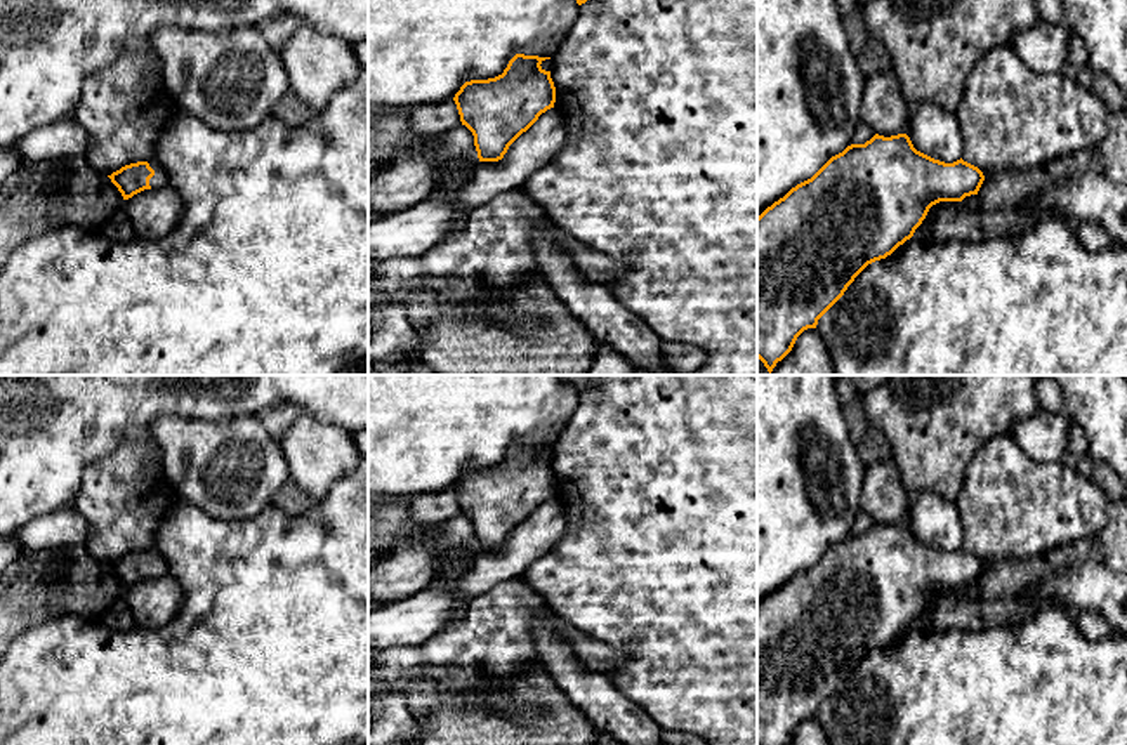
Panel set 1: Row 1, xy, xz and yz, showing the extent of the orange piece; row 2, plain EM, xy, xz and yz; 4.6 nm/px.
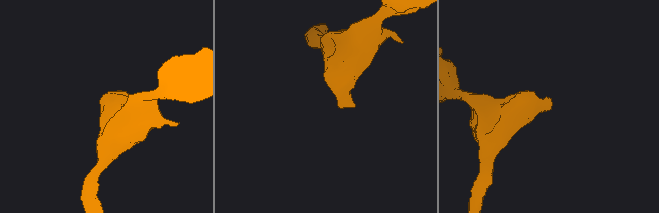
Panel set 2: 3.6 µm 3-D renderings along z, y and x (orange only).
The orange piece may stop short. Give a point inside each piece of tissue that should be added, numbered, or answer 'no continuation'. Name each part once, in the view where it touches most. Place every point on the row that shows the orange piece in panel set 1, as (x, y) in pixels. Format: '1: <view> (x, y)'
1: xy (158, 179)

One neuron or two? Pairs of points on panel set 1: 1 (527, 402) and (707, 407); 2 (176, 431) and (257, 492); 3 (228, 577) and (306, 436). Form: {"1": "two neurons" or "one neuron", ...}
{"1": "two neurons", "2": "one neuron", "3": "two neurons"}

